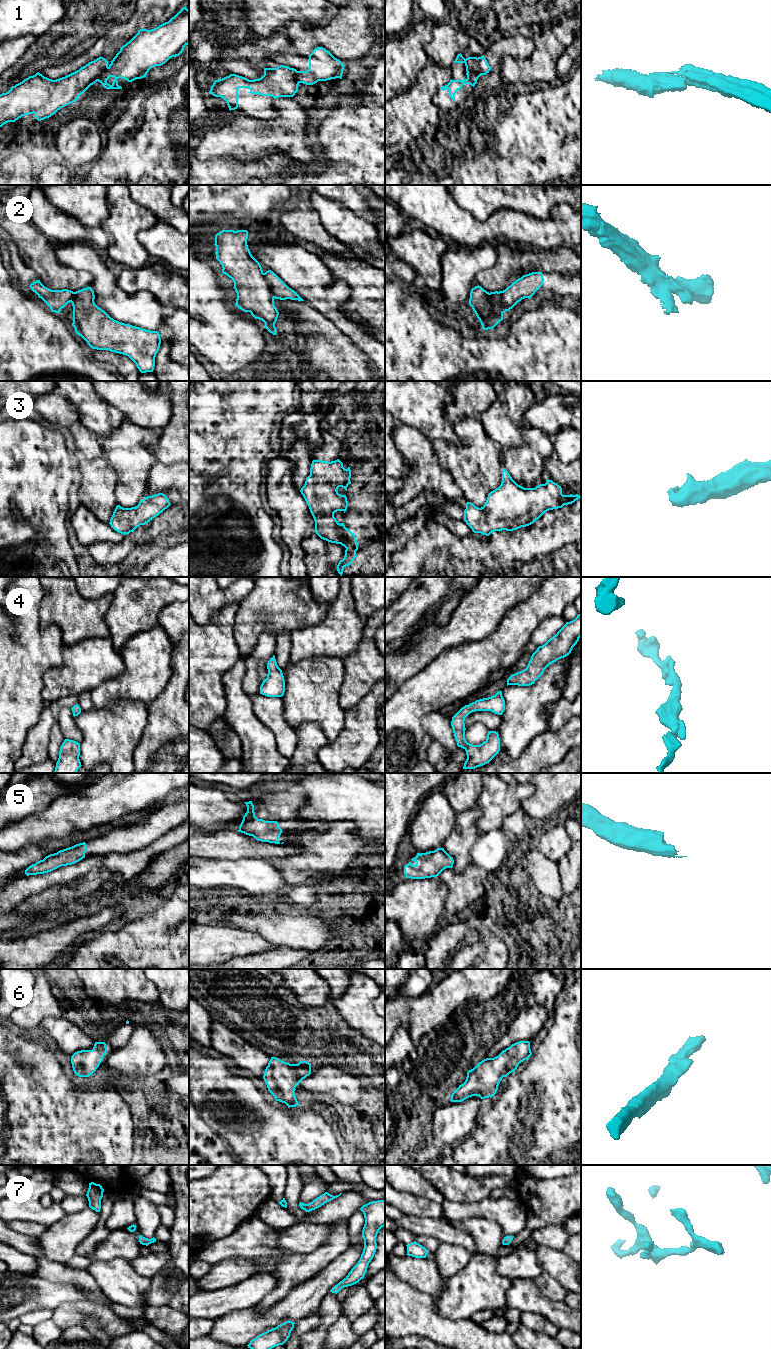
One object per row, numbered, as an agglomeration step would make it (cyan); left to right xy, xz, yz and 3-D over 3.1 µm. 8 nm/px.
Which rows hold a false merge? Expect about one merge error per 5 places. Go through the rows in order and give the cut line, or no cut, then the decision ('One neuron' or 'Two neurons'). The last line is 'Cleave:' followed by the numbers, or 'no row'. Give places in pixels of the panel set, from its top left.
1: Split along xy (107, 66), (97, 80). Two neurons
2: Split along xz (263, 273), (264, 279), (274, 297). Two neurons
3: No split. One neuron
4: No split. One neuron
5: No split. One neuron
6: No split. One neuron
7: No split. One neuron
Cleave: 1, 2

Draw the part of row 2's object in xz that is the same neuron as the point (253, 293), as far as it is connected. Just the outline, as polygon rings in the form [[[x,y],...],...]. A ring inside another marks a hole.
[[[222,230],[215,235],[216,259],[222,265],[222,273],[234,282],[237,293],[235,305],[262,320],[265,328],[277,334],[275,323],[279,312],[274,305],[273,294],[265,280],[260,263],[252,256],[248,245],[247,230]]]

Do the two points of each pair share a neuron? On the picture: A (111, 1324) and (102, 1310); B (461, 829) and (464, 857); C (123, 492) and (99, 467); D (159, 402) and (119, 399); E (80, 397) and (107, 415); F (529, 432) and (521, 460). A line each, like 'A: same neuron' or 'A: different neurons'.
A: same neuron
B: same neuron
C: different neurons
D: same neuron
E: same neuron
F: same neuron

